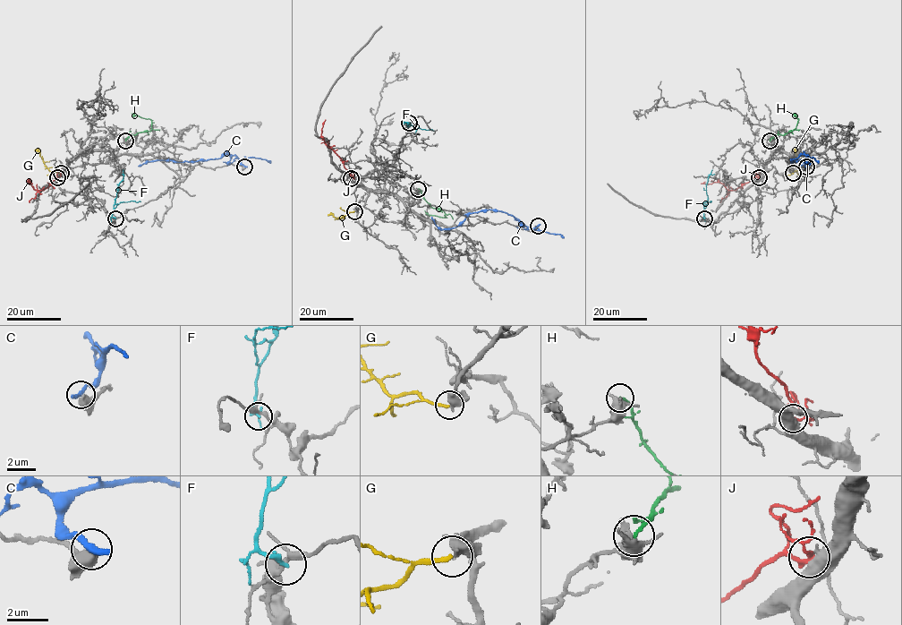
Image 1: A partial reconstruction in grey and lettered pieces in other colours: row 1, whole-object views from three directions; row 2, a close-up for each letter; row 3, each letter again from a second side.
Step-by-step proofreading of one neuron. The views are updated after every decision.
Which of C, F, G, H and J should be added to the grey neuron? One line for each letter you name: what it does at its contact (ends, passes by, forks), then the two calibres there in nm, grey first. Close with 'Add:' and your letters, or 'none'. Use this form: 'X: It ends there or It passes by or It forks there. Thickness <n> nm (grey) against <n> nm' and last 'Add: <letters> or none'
G: It ends there. Thickness 400 nm (grey) against 200 nm
Add: G

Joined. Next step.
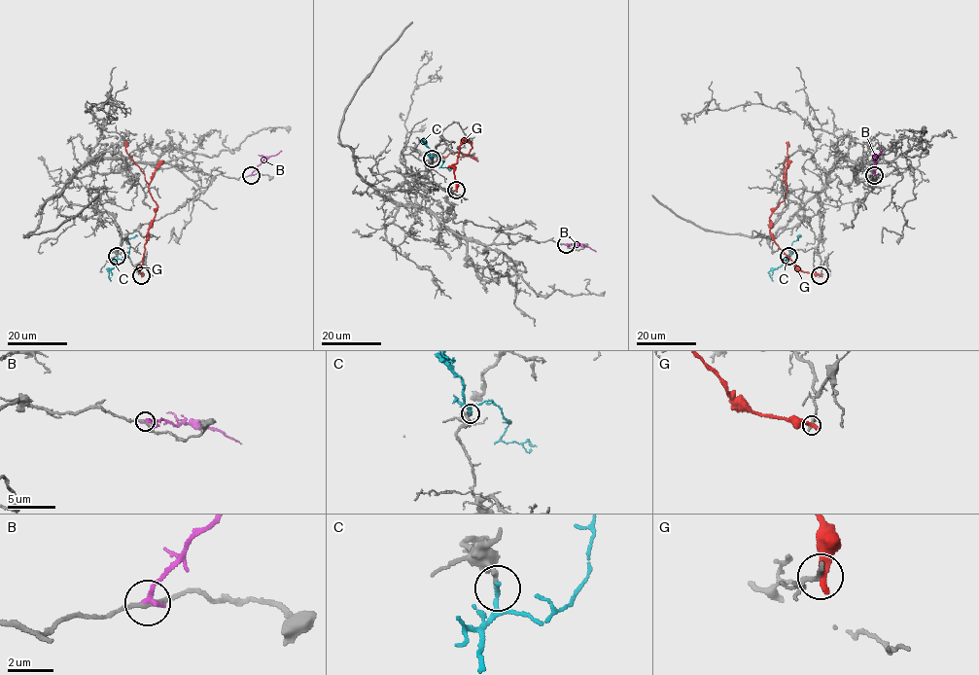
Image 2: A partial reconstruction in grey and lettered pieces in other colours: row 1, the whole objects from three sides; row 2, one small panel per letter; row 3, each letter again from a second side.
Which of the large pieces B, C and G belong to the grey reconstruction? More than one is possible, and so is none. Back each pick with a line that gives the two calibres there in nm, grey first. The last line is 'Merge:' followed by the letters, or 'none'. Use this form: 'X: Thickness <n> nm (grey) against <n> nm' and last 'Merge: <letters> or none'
C: Thickness 180 nm (grey) against 220 nm
Merge: C

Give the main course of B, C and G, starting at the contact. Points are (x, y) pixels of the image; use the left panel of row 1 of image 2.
B: (251, 175), (264, 158), (282, 151)
C: (117, 256), (117, 259), (125, 259), (130, 244), (126, 239), (137, 235)
G: (141, 275), (140, 266), (148, 228), (157, 206), (144, 173), (126, 153), (126, 141)

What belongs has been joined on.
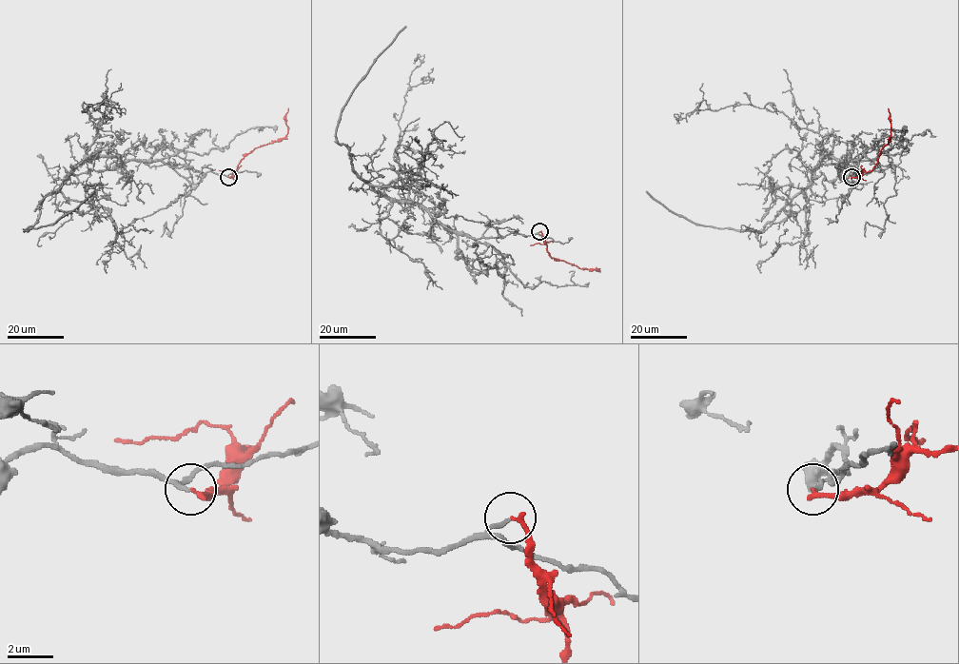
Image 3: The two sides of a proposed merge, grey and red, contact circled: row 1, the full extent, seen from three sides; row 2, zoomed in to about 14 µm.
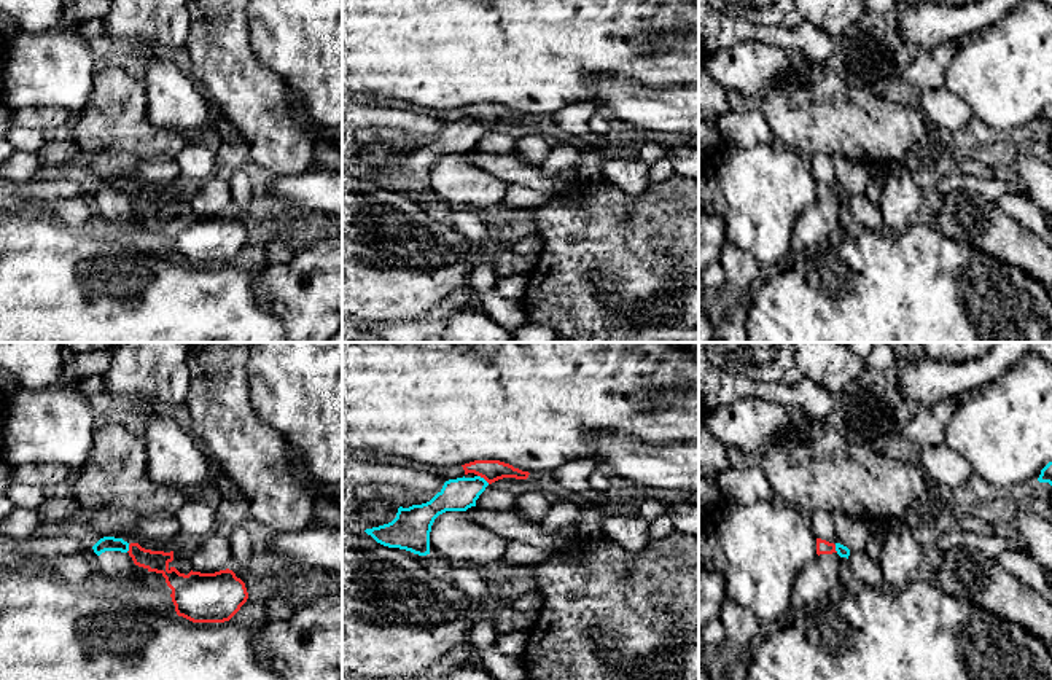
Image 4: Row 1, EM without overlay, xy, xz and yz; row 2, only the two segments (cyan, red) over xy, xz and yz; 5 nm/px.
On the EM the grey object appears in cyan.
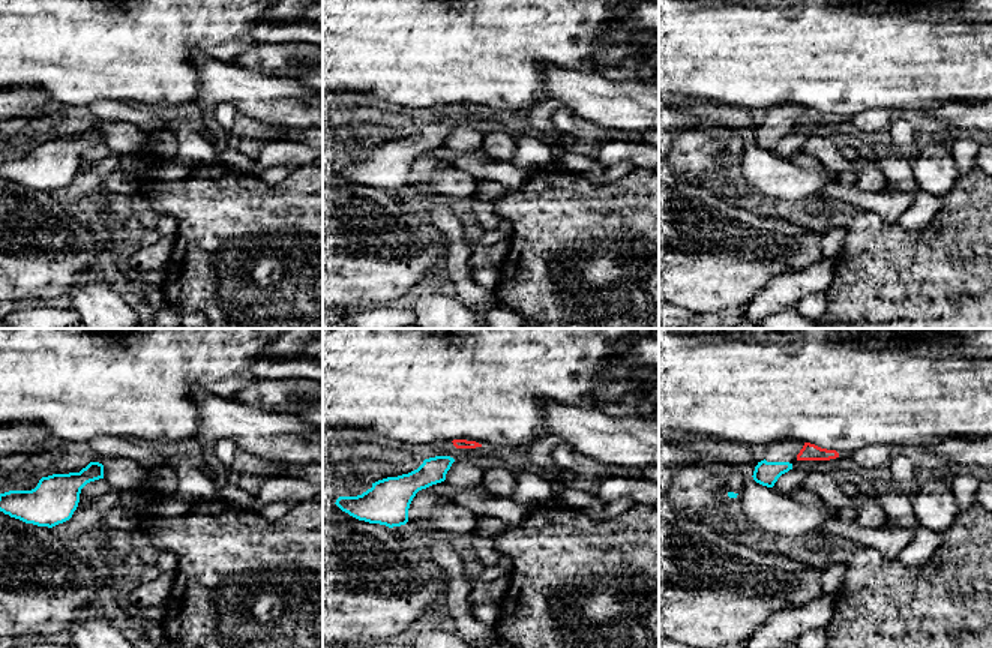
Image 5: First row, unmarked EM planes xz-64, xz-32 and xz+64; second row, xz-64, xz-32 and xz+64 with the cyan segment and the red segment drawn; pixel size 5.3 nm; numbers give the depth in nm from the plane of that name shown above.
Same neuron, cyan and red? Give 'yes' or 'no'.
no

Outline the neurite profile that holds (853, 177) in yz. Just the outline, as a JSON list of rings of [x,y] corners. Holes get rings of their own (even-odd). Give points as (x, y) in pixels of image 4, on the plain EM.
[[[834,154],[831,158],[836,169],[837,186],[847,190],[850,196],[866,194],[867,183],[872,180],[869,169],[848,161],[844,154]]]

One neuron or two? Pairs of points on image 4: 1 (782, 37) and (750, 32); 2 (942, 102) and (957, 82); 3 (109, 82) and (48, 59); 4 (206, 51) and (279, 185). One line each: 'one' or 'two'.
1: one
2: two
3: two
4: two

